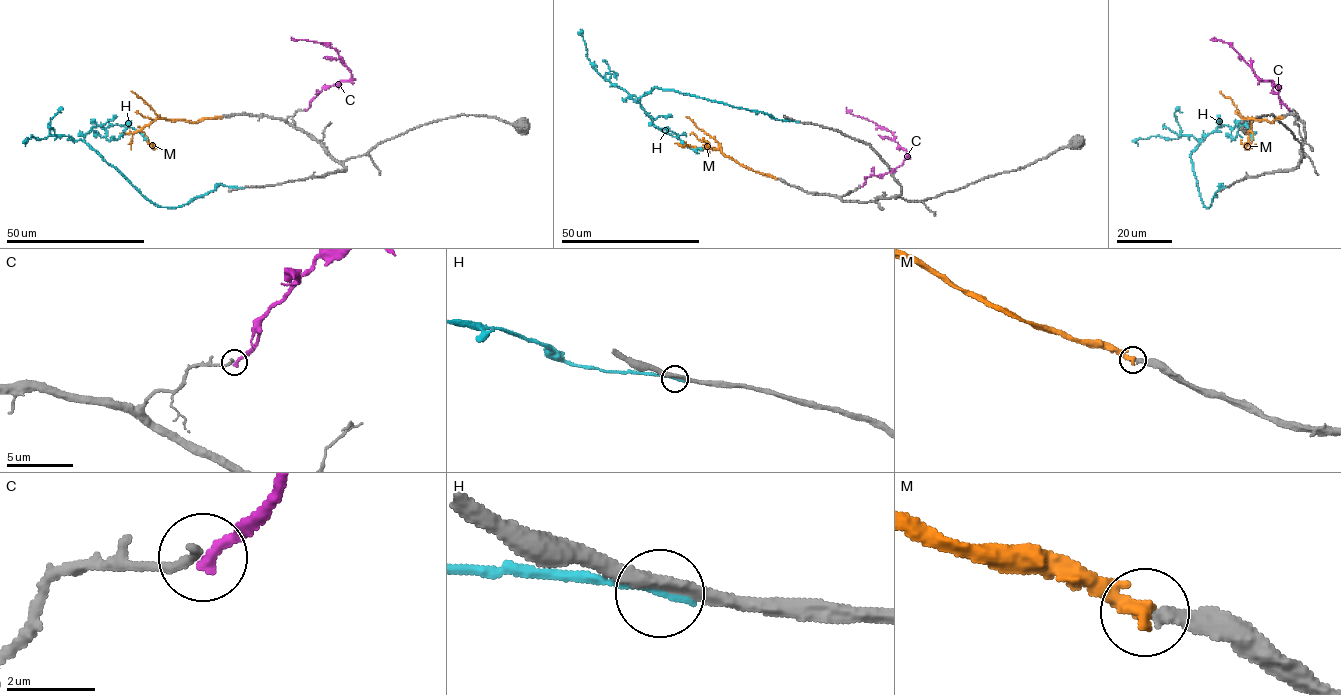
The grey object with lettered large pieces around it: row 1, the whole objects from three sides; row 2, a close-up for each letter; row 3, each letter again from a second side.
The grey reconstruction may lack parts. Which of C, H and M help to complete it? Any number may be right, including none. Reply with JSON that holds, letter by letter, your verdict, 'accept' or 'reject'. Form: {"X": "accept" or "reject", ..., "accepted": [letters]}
{"C": "reject", "H": "reject", "M": "accept", "accepted": ["M"]}

